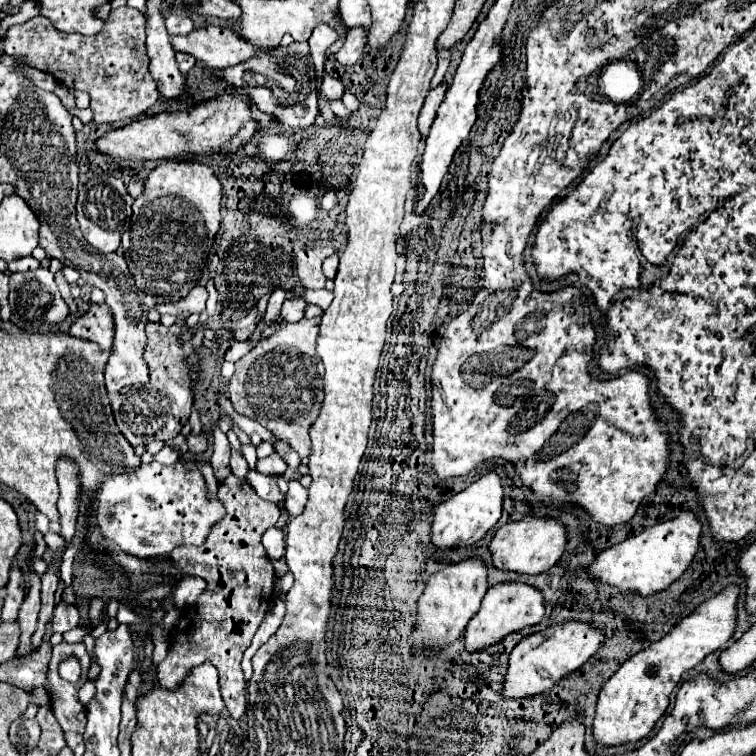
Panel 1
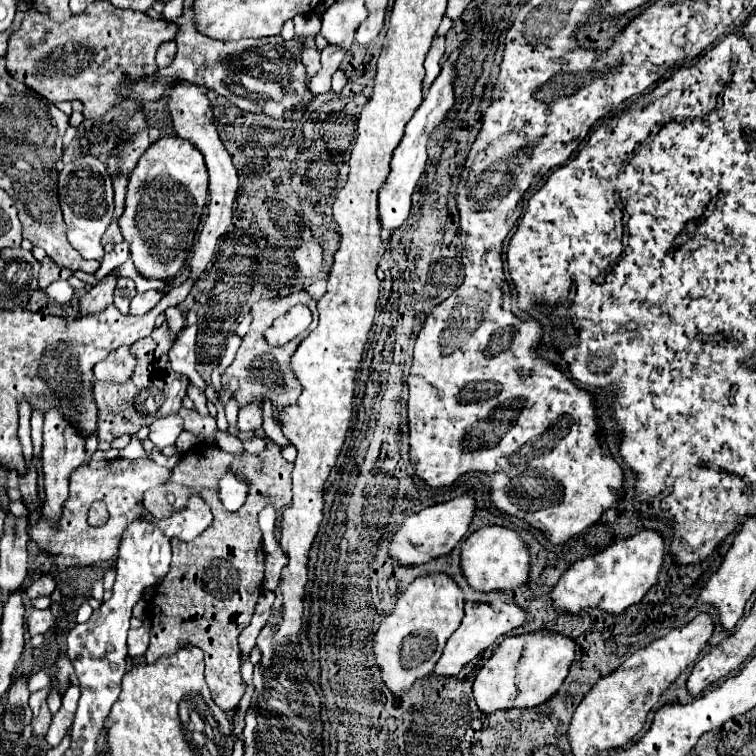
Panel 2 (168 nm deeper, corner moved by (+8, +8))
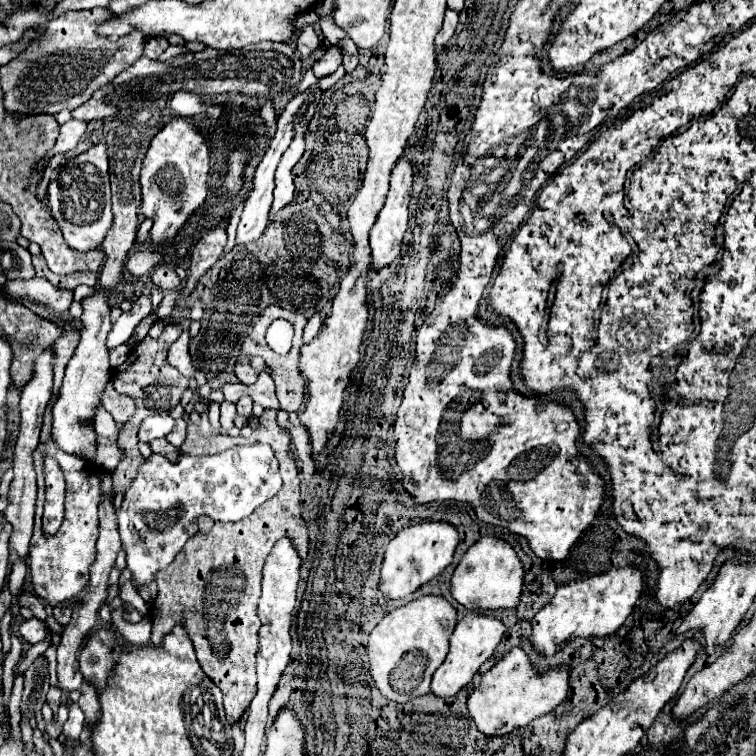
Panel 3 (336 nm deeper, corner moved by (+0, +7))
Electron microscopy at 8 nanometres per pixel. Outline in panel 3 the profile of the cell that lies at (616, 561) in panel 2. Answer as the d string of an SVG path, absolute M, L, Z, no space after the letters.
M636 566L612 568L602 576L590 576L578 582L570 582L568 586L560 586L554 598L532 620L530 640L534 650L540 656L550 658L552 646L566 646L574 638L610 636L624 624L636 600L640 598L642 590L644 590L644 576Z

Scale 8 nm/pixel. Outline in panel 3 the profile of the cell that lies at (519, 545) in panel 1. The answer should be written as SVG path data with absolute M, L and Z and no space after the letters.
M494 536L480 538L468 552L462 556L460 564L454 570L450 580L452 598L468 610L488 612L498 608L516 608L520 600L520 592L524 586L524 568L516 552L504 540Z

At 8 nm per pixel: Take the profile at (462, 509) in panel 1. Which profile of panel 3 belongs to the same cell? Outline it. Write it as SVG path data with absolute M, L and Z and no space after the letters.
M420 522L400 530L398 536L390 540L384 552L380 584L378 584L380 592L388 600L398 600L416 592L420 586L436 578L452 562L456 546L458 546L458 532L448 522Z

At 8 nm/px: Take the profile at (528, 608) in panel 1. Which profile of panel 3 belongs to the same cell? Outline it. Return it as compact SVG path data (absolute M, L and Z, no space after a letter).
M466 614L454 628L452 636L450 636L450 650L446 660L440 664L440 668L434 672L432 678L432 694L440 696L440 698L450 698L456 696L476 674L476 670L494 654L498 642L502 640L506 632L506 626L492 618L492 616L484 616L484 614Z

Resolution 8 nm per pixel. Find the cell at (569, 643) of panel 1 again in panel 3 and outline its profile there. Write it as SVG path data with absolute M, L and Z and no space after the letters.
M512 648L496 666L492 666L478 688L468 696L468 712L478 730L488 736L506 736L518 728L528 726L534 718L552 712L568 694L570 668L554 668L546 674L536 674L528 662L528 656L520 648Z

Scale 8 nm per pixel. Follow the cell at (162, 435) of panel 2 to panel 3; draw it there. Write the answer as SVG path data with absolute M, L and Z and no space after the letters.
M164 412L158 416L148 416L142 420L138 428L138 440L152 442L156 438L164 438L172 428L174 428L174 418L170 414Z

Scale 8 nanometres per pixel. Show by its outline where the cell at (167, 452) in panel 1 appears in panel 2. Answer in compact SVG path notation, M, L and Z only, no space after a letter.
M132 435L130 445L120 451L120 457L128 457L128 459L134 459L134 457L148 457L148 451L142 447L142 443L138 441L138 437Z

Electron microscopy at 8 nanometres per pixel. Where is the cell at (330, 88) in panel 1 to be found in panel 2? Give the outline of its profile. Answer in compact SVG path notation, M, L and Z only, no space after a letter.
M304 49L302 63L304 63L310 77L316 75L316 71L320 71L320 51L318 49Z

